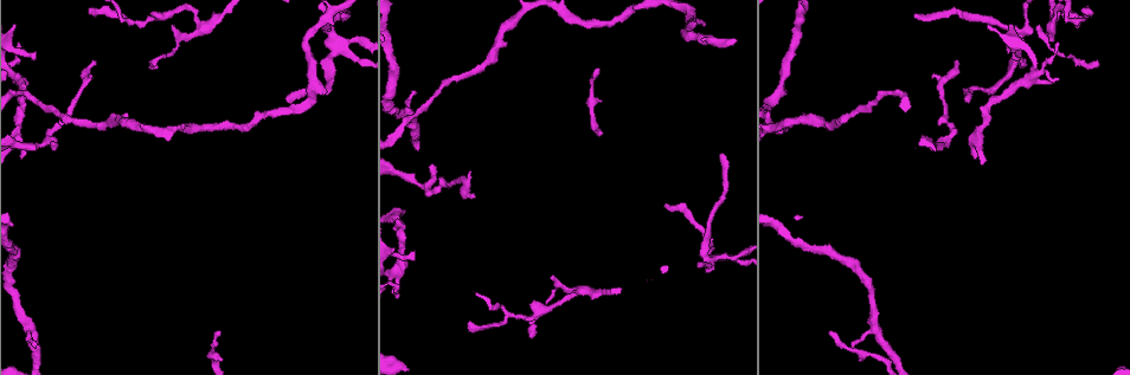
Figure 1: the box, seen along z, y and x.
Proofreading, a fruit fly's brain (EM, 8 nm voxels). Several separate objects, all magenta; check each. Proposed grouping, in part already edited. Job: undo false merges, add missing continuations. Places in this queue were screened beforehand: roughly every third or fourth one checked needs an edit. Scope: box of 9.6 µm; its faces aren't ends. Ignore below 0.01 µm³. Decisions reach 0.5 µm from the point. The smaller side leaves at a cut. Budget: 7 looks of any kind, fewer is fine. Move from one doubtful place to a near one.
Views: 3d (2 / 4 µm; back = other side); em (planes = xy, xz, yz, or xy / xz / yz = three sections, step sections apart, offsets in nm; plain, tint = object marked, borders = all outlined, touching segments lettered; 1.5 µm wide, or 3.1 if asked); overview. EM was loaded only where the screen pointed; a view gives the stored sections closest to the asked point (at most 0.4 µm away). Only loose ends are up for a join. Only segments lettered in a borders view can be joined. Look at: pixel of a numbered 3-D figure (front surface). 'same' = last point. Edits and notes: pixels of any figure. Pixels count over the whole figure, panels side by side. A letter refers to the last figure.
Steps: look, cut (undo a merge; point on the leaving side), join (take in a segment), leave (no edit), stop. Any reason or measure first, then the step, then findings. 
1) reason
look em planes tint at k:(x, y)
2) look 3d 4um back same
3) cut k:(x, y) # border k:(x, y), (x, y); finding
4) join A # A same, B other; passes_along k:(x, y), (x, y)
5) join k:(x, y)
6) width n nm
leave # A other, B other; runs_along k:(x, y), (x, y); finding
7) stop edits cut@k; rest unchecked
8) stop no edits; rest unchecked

four or more arms meet
look 3d 2um at 1:(707, 258)

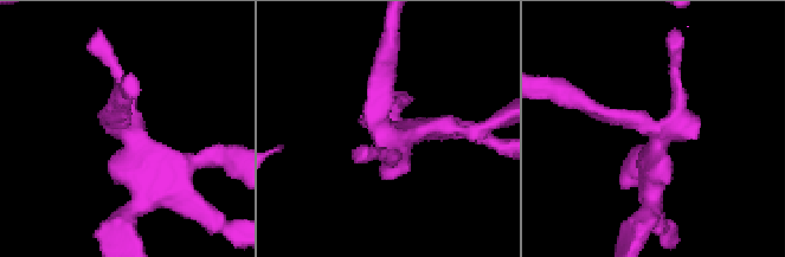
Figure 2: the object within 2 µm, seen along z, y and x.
look em planes tint at 2:(392, 135)

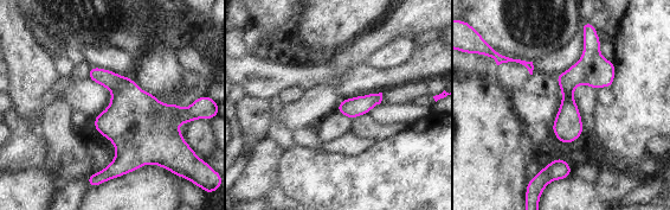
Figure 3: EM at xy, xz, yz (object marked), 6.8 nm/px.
see the neighbours
look em planes borders same

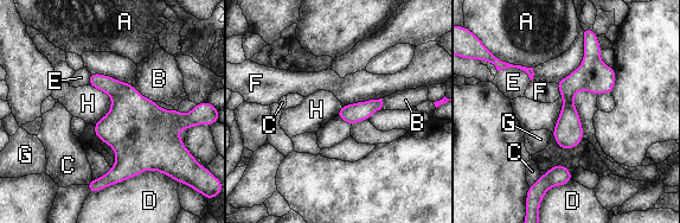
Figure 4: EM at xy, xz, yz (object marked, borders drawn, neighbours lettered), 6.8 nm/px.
width 140 nm
leave # A other, B other, C other, D other, E other, F other, G other, H other; border 4:(89, 84), (111, 100), (94, 125); one neuron here

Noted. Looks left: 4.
an open end
look em planes borders at 1:(95, 62)

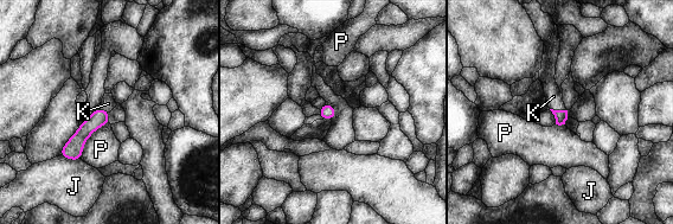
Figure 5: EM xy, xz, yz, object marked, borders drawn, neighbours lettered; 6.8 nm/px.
join K # J other, K same, P other; passes_along 5:(561, 116), (558, 110), (553, 96); the neuron continues

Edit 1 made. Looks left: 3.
three-way junction
look 3d 4um at 1:(1073, 23)

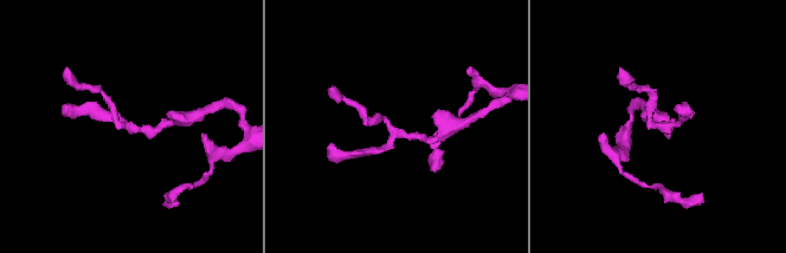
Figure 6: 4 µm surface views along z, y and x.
arms 3; now the EM
look em planes plain at 6:(399, 134)

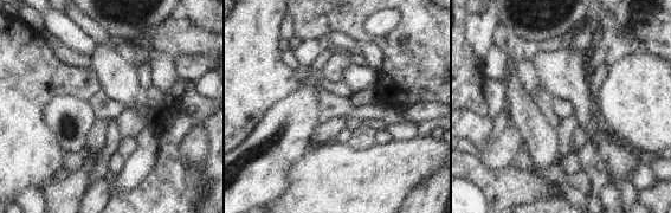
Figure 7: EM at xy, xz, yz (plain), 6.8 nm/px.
look em planes borders same

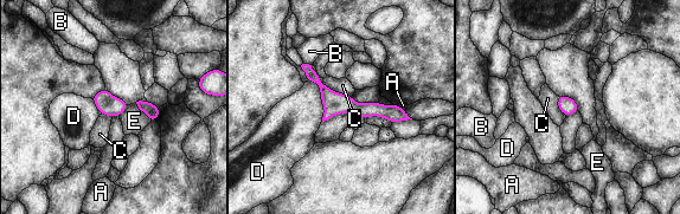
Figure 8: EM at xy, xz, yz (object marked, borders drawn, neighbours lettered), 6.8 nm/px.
width 120 nm; longest_contact D 300 nm
leave # A other, B other, C other, D other, E other; one neuron here

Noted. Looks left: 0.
stop edits join@5; rest unchecked

